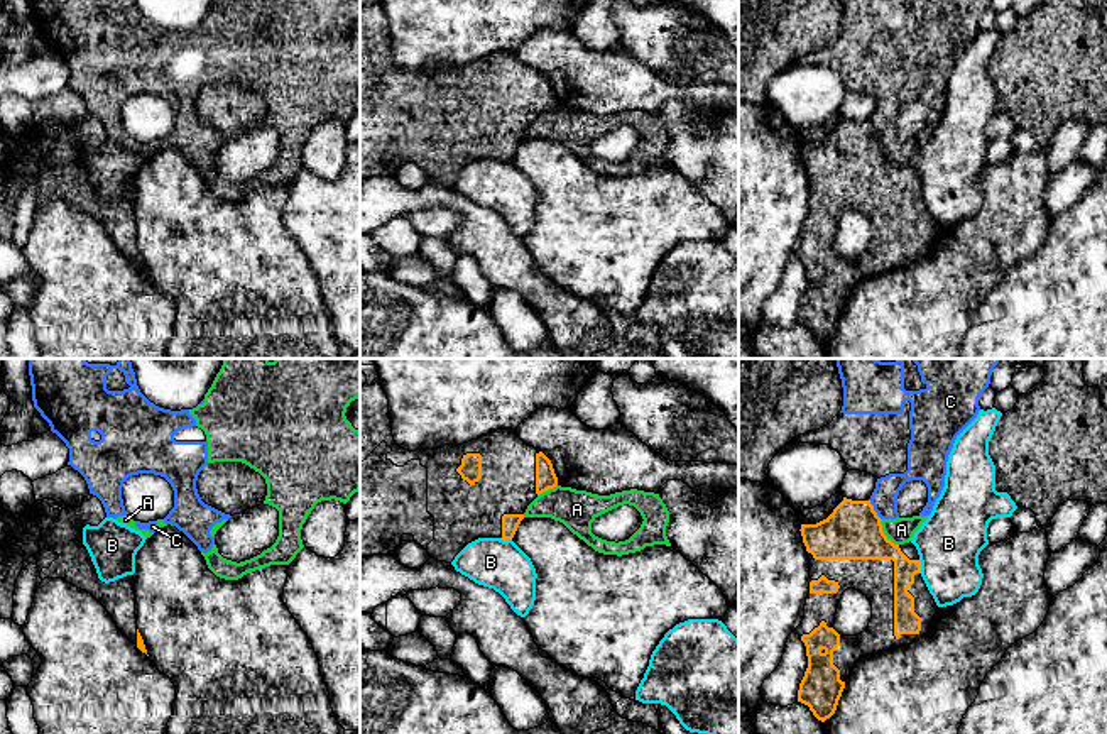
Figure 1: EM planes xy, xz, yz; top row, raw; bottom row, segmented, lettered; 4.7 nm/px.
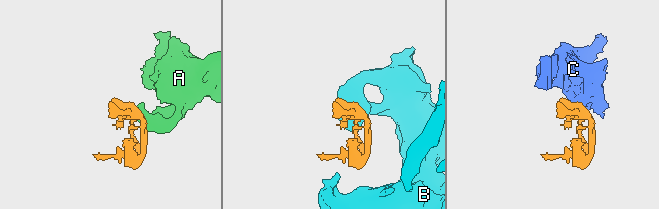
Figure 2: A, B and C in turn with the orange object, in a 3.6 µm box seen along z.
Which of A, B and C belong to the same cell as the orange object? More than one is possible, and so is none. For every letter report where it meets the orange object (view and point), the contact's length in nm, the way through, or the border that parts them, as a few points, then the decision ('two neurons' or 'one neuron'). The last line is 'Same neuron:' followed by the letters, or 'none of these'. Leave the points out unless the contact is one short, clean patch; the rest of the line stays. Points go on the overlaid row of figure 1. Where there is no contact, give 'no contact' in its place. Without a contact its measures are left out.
A: yz (883, 533) | 150 nm | along yz (881, 520), (881, 530), (898, 545) | two neurons
B: yz (920, 567) | 70 nm | two neurons
C: yz (872, 509) | 120 nm | along yz (869, 499), (881, 520) | two neurons
Same neuron: none of these

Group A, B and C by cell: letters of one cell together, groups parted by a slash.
A C / B

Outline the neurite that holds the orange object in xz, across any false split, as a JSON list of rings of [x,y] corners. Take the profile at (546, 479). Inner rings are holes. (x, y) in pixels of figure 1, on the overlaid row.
[[[360,359],[360,556],[387,555],[402,541],[416,541],[431,558],[451,563],[478,538],[512,540],[527,506],[554,489],[558,477],[551,460],[524,443],[512,430],[497,430],[463,445],[409,452],[392,436],[389,399],[382,389],[375,359]]]

